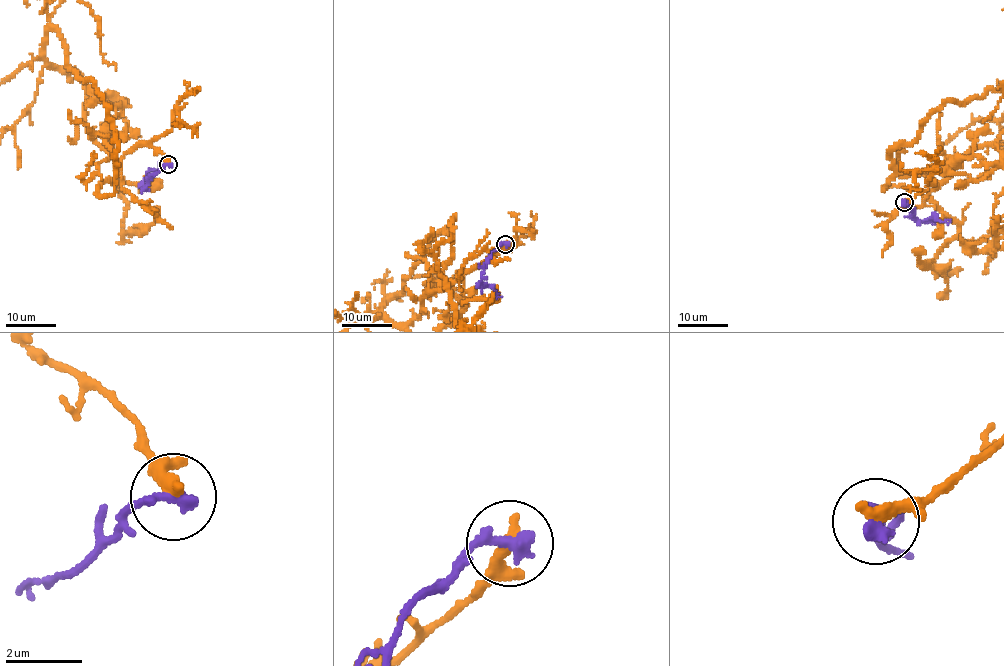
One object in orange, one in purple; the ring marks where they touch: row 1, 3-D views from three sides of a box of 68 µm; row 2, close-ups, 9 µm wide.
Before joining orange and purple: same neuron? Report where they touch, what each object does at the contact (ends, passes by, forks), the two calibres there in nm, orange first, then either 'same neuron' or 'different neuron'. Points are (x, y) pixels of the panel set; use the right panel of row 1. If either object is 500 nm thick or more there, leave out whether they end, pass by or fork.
(904, 202) | orange ends | purple ends | 420/360 nm | different neuron

